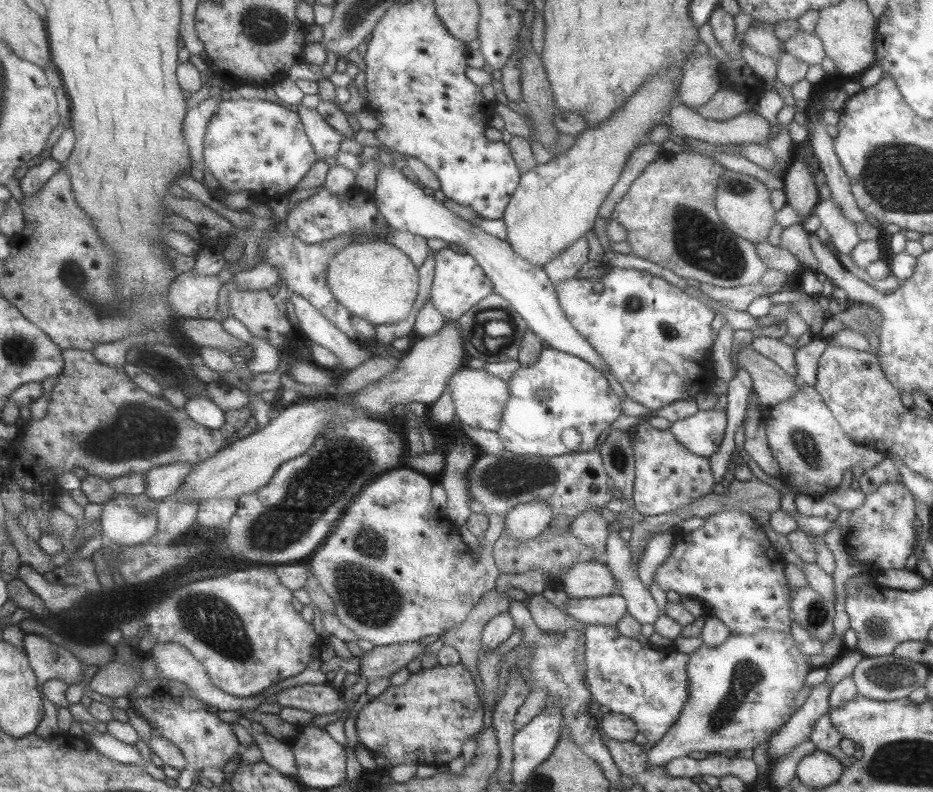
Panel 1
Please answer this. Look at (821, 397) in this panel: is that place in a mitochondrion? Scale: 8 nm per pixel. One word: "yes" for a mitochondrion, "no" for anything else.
no

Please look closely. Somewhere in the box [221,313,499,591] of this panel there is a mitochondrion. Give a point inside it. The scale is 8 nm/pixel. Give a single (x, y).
(333, 475)

